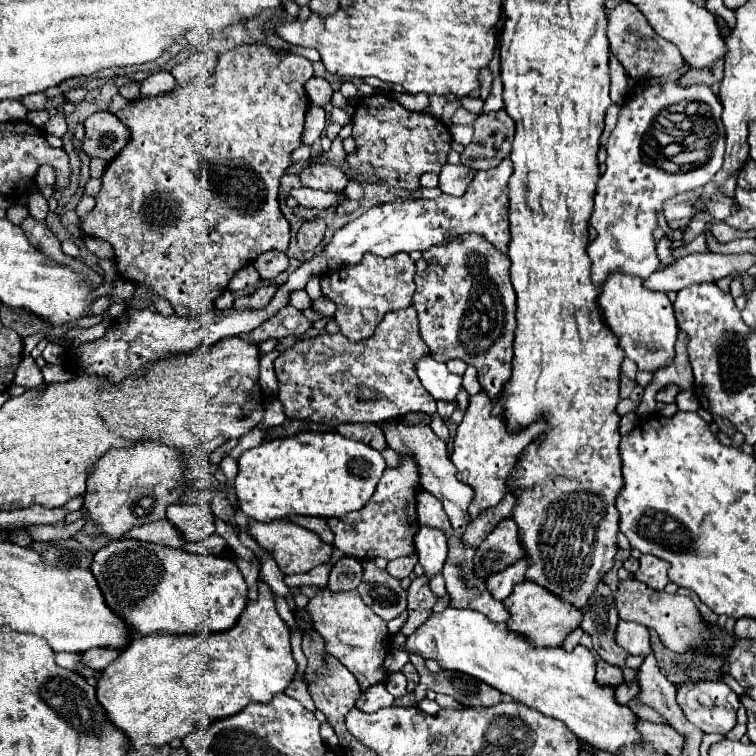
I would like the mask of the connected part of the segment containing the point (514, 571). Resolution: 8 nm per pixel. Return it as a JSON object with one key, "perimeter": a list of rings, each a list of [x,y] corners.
{"perimeter":[[[522,559],[520,563],[514,563],[512,567],[492,575],[488,581],[486,581],[486,589],[490,591],[490,595],[494,599],[506,599],[510,593],[512,593],[512,587],[520,581],[524,581],[524,571],[526,571],[526,561]]]}

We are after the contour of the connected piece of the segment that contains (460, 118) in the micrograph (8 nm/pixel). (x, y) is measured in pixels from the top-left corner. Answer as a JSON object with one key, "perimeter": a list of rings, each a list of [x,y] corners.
{"perimeter":[[[460,107],[454,115],[452,115],[452,123],[454,125],[472,125],[476,119],[476,115],[472,115],[470,111],[466,111],[464,107]]]}

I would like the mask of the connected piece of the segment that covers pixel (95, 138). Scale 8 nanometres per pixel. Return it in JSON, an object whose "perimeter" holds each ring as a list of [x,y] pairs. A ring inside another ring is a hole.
{"perimeter":[[[98,111],[90,115],[84,125],[86,135],[82,141],[82,149],[90,159],[98,157],[104,161],[112,161],[130,141],[130,131],[110,111]]]}

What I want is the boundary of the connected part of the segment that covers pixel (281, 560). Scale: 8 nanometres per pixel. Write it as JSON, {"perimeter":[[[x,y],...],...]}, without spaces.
{"perimeter":[[[278,519],[278,521],[272,521],[272,523],[250,521],[248,523],[248,533],[260,547],[264,547],[274,557],[274,561],[278,563],[278,567],[284,575],[308,573],[310,569],[314,569],[322,563],[328,563],[328,559],[332,555],[332,545],[322,543],[316,533],[292,523],[290,519]]]}

